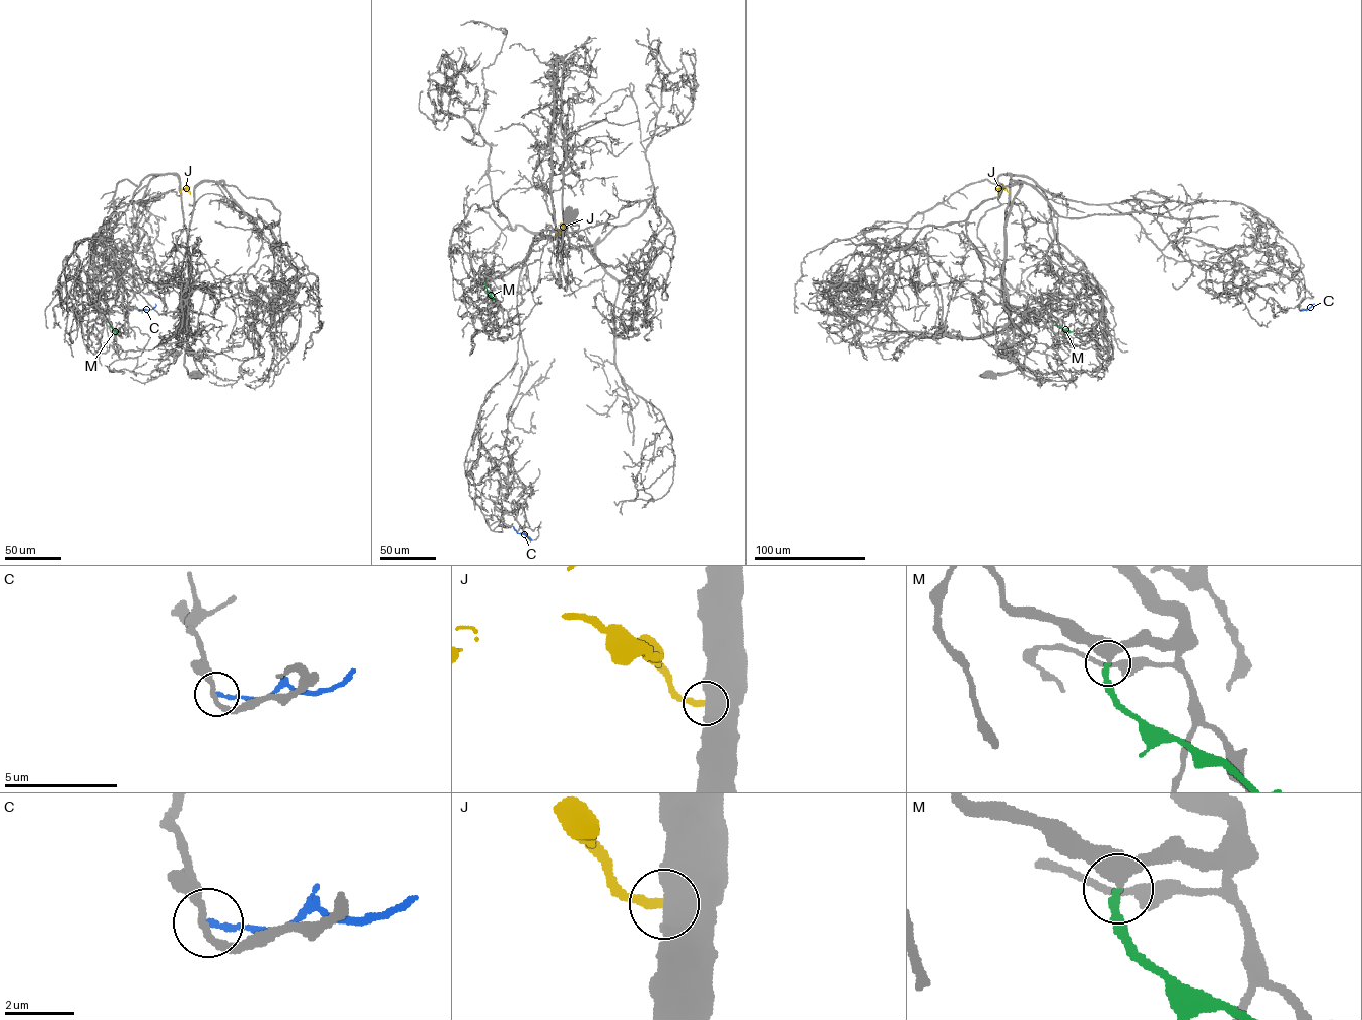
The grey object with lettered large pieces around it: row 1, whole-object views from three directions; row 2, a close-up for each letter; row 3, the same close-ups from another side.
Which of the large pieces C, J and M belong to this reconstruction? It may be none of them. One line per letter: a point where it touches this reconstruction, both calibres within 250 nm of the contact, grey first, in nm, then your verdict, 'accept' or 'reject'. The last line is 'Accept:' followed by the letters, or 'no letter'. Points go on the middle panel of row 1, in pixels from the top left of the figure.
C: meets grey at (513, 526); 200 nm thick on the grey side, 160 nm on the other; reject
J: meets grey at (555, 236); 750 nm thick on the grey side, 240 nm on the other; reject
M: meets grey at (482, 282); 320 nm thick on the grey side, 240 nm on the other; accept
Accept: M

